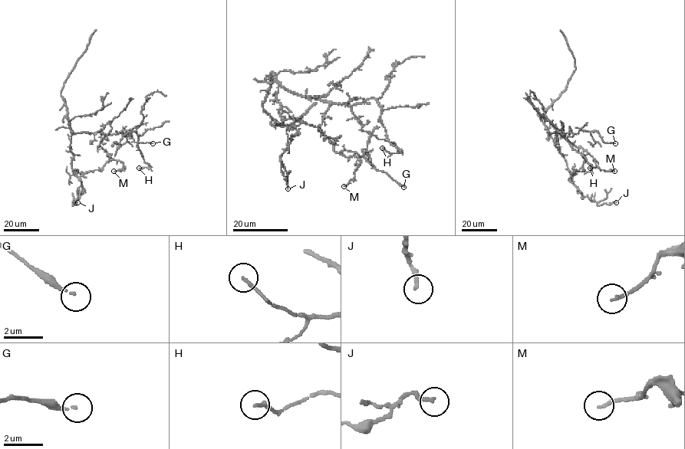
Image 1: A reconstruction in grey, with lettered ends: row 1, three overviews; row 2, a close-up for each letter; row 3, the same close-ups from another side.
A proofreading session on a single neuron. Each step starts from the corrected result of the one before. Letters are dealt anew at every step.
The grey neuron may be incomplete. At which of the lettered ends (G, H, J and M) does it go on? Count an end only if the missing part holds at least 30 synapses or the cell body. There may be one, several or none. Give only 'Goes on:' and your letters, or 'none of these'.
Goes on: none of these

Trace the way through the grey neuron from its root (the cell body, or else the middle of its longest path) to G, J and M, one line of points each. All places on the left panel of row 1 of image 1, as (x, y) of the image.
G: (74, 133), (115, 134), (126, 133), (131, 130), (129, 131), (135, 142), (153, 143)
J: (74, 133), (70, 142), (70, 151), (74, 155), (72, 171), (83, 189), (72, 204), (77, 202)
M: (74, 133), (102, 132), (104, 137), (98, 146), (109, 156), (121, 162), (124, 167), (120, 171), (113, 171)

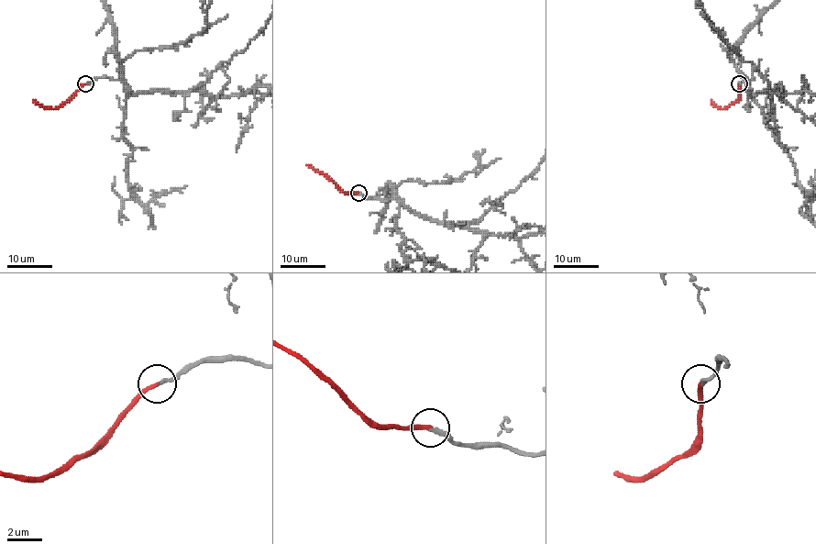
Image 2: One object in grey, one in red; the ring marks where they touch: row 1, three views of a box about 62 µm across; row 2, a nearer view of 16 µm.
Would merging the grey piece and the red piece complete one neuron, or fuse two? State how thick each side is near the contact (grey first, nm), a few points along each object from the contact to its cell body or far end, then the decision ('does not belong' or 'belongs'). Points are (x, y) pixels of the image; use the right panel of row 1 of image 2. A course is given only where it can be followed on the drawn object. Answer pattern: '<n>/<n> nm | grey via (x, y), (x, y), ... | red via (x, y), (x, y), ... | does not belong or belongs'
240/240 nm | red via (739, 83), (739, 98), (728, 107), (720, 108), (711, 100) | belongs

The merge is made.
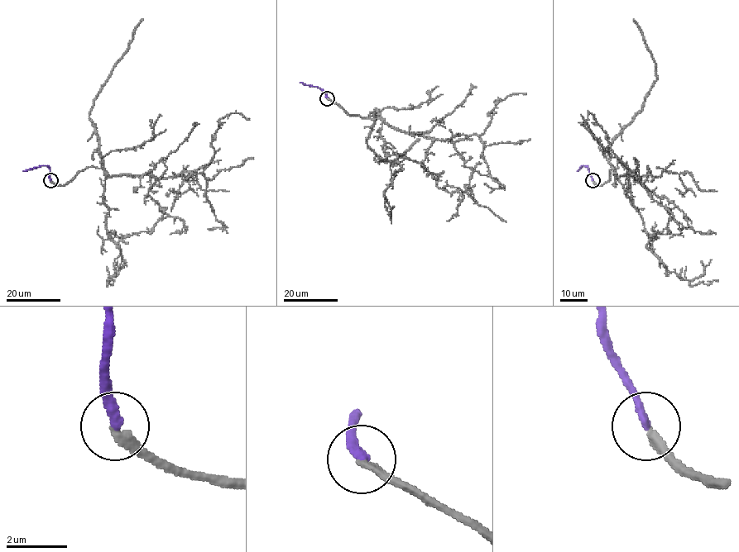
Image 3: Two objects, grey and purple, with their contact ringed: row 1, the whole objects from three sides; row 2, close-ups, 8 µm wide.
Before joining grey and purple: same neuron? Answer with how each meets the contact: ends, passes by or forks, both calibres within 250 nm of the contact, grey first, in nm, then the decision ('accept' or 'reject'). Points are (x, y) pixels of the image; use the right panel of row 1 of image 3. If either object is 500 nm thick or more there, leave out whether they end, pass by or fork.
grey ends there; purple ends there; 240 nm thick on the grey side, 280 nm on the other; accept

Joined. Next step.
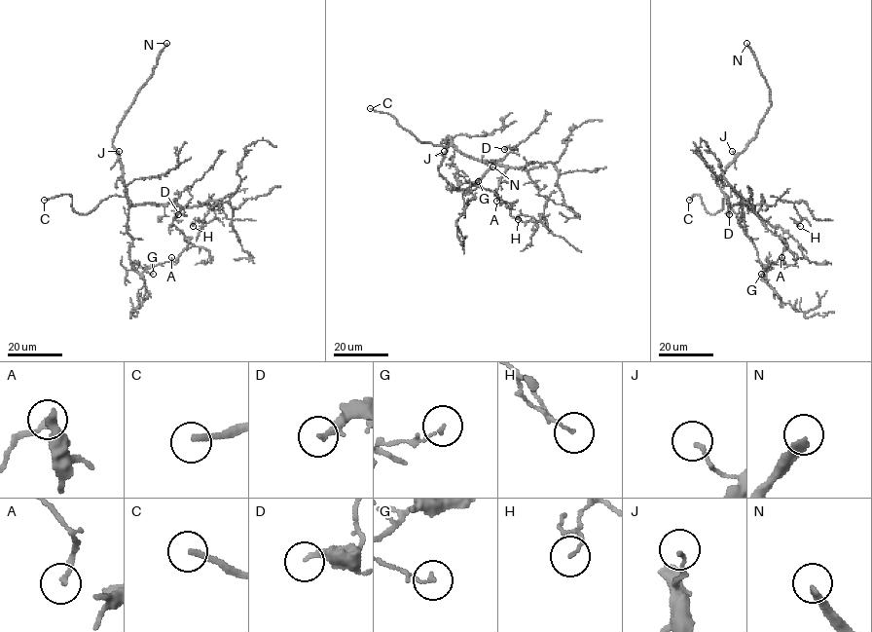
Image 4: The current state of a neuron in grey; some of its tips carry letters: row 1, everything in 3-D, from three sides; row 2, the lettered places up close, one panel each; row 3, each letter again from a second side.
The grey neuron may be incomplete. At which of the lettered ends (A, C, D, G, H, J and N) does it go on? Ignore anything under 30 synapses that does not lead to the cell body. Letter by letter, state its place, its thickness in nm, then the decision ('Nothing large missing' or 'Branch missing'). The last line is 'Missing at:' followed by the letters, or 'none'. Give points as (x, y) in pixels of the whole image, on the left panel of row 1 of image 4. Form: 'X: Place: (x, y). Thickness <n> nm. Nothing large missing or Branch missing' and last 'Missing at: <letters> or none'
A: Place: (171, 257). Thickness 160 nm. Nothing large missing
C: Place: (44, 200). Thickness 220 nm. Branch missing
D: Place: (178, 214). Thickness 240 nm. Nothing large missing
G: Place: (153, 274). Thickness 130 nm. Nothing large missing
H: Place: (193, 226). Thickness 100 nm. Nothing large missing
J: Place: (119, 151). Thickness 120 nm. Nothing large missing
N: Place: (166, 43). Thickness 280 nm. Branch missing
Missing at: C, N

